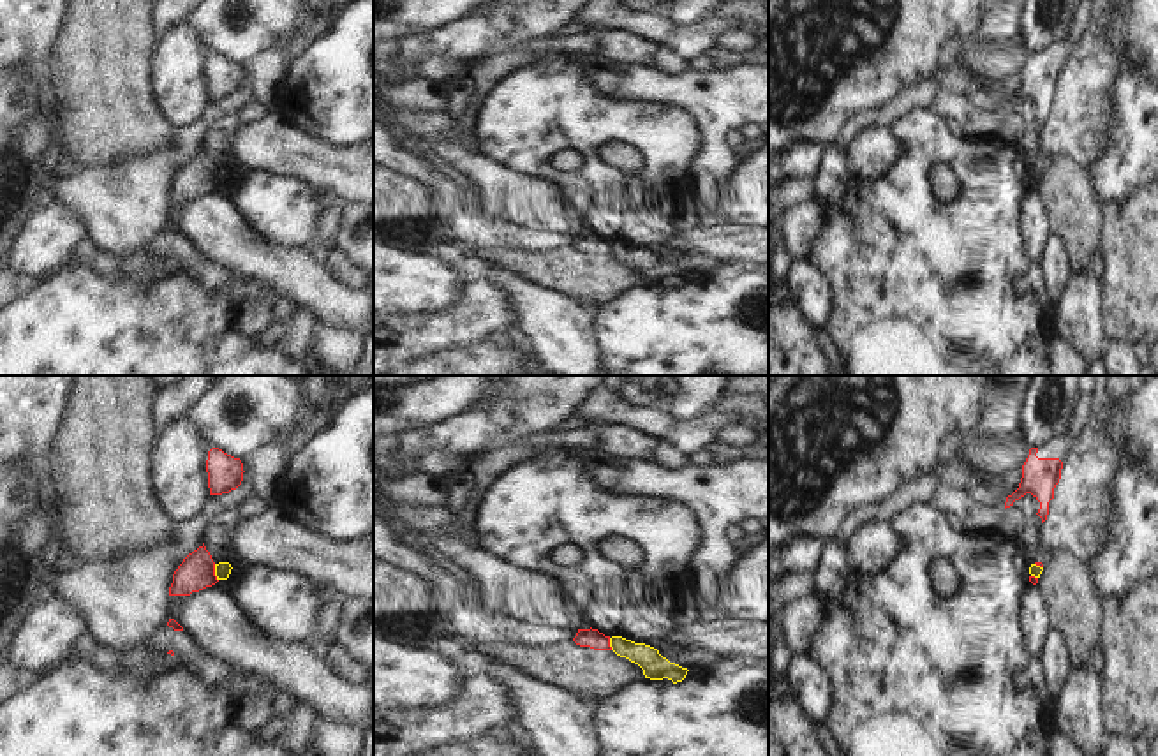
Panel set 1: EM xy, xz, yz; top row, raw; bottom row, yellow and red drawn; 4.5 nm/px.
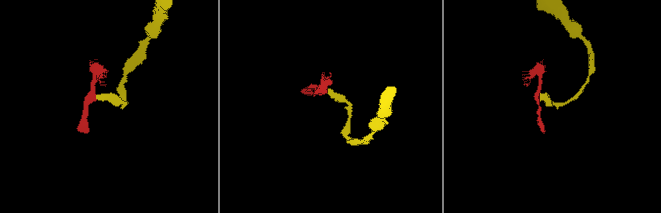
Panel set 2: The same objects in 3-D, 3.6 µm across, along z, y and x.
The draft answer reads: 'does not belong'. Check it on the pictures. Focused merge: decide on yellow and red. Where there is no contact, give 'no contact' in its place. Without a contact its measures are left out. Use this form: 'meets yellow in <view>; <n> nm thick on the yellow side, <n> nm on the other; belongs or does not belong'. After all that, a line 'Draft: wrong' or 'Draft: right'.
meets yellow in xy; 80 nm thick on the yellow side, 160 nm on the other; does not belong
Draft: right

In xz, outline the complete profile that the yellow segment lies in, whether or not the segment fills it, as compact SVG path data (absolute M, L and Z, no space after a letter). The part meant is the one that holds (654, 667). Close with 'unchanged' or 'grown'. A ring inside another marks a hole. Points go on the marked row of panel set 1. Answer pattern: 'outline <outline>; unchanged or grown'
outline M612 636L610 647L617 656L638 664L643 670L645 678L650 680L668 678L677 684L682 682L689 671L687 668L670 663L657 649L645 643L635 643L622 636Z; unchanged

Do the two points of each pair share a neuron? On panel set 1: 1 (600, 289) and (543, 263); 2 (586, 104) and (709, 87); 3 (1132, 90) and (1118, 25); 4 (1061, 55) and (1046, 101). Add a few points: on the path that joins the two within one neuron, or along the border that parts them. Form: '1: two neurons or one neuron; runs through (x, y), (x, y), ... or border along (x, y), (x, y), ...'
1: one neuron; runs through (586, 277), (557, 270)
2: two neurons; border along (587, 71), (610, 97), (653, 99), (658, 103)
3: two neurons; border along (1121, 67), (1127, 67), (1139, 80)
4: one neuron; runs through (1051, 66), (1046, 71), (1046, 90)

